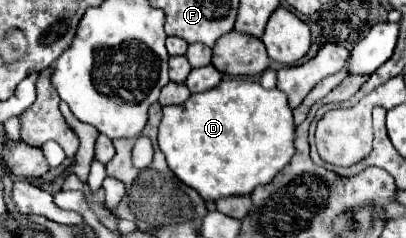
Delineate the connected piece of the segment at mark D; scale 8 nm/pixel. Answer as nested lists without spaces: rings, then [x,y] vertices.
[[[222,80],[216,88],[192,94],[182,106],[164,106],[158,128],[158,148],[164,152],[168,168],[204,200],[250,194],[256,186],[268,184],[294,154],[294,120],[286,94],[266,90],[250,80]]]

